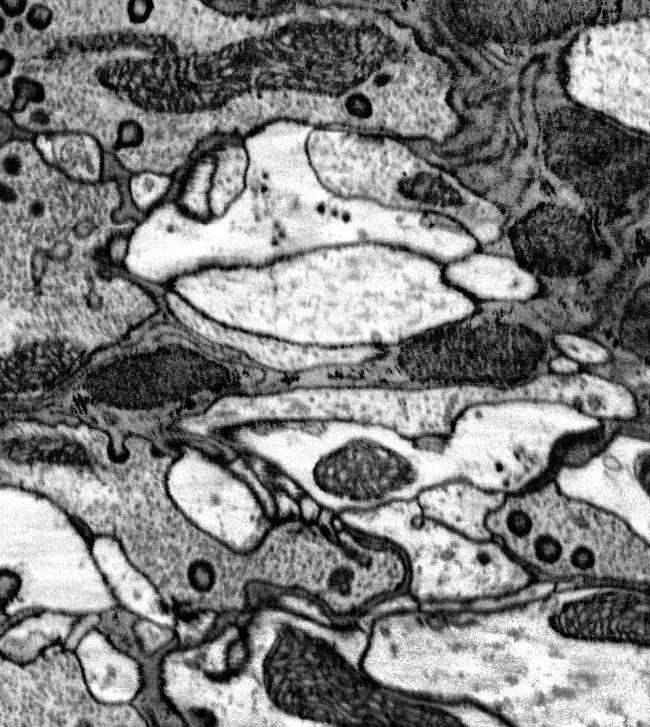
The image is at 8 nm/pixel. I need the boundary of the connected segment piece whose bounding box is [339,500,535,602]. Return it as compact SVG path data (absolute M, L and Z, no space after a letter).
M417 500L389 502L369 512L343 512L339 518L347 528L389 540L409 556L409 592L417 602L499 598L519 592L535 582L533 572L509 556L497 542L467 540L465 536L459 536L459 532L451 532L451 528L443 528L443 524L435 524L435 520L427 520Z

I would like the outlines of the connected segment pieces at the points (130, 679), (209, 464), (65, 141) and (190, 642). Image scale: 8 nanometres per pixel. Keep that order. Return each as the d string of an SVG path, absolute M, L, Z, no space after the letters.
M89 630L81 638L75 654L83 666L87 688L97 702L101 702L101 704L129 704L129 700L133 700L137 696L137 692L141 688L139 664L133 658L129 658L127 654L119 652L111 642L107 642L105 636L101 636L101 632Z
M179 444L179 458L173 462L167 474L167 490L175 500L175 506L197 528L221 540L235 552L251 552L273 526L275 518L269 518L249 484L237 478L221 458L209 456L187 444Z
M37 134L35 146L43 158L61 172L81 182L97 182L101 178L101 146L89 134Z
M205 610L205 612L197 612L193 616L181 616L177 618L177 638L179 638L179 644L183 648L189 648L189 646L199 646L209 630L213 628L215 624L215 618L217 614L211 612L211 610Z

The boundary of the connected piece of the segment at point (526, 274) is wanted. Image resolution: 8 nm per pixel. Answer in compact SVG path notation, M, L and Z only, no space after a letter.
M477 252L465 260L447 264L445 276L447 276L447 280L451 280L451 284L469 292L477 300L525 302L525 300L533 300L537 296L543 296L543 292L547 292L543 288L543 284L539 284L537 276L529 268L525 268L525 264L521 264L519 260L507 258L507 256L497 256L497 254L493 256L493 254L485 254L485 252Z

